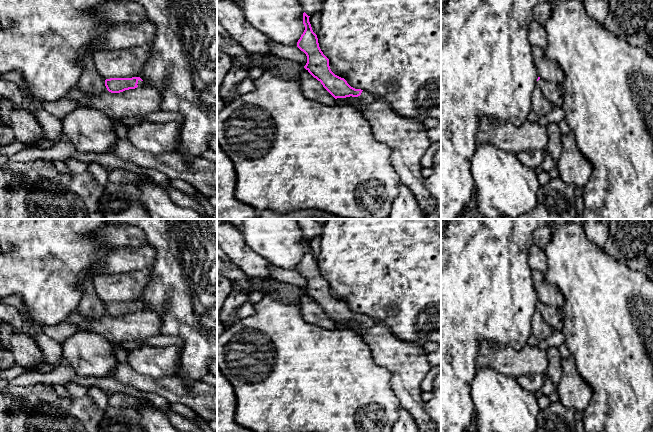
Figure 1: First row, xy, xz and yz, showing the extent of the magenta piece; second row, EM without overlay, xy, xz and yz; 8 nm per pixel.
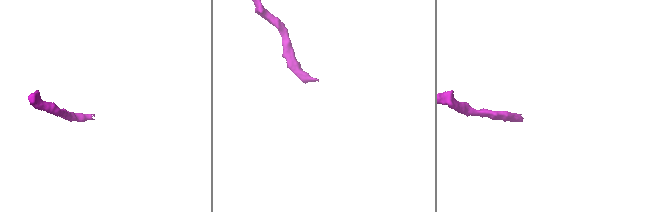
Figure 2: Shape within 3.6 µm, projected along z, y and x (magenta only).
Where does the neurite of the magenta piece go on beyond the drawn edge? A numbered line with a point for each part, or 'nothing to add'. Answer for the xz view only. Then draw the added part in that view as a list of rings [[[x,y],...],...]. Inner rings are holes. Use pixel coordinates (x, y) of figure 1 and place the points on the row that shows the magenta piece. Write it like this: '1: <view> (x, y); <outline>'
1: xz (365, 98); [[[362,91],[361,95],[358,96],[359,101],[365,106],[373,102],[376,97],[369,92]]]

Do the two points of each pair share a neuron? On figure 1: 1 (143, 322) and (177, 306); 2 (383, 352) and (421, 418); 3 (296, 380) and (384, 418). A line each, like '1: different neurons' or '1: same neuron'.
1: different neurons
2: same neuron
3: same neuron

